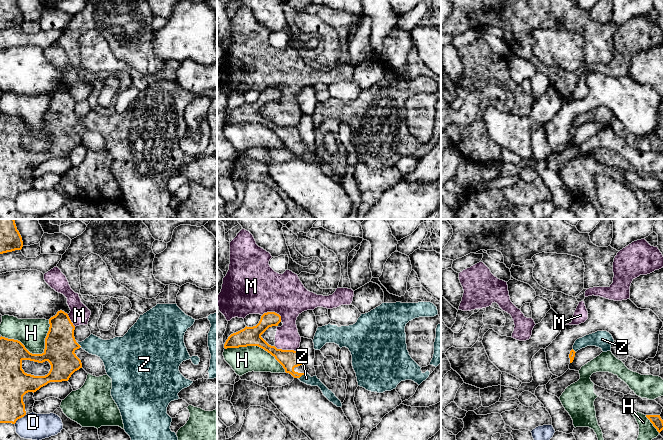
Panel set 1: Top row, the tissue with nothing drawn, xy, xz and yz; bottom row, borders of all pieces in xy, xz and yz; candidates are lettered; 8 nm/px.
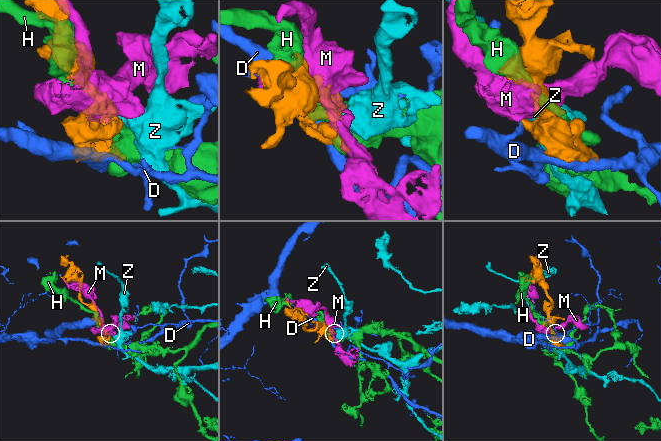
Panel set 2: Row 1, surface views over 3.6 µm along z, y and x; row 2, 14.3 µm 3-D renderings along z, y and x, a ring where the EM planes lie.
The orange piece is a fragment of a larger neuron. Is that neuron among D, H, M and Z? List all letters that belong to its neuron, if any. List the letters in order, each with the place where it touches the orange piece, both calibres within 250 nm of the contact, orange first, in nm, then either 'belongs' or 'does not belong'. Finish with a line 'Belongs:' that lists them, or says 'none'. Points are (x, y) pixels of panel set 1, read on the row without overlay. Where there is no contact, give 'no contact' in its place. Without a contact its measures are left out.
D: xy (19, 194) | 200/220 nm | does not belong
H: xy (37, 130) | 260/220 nm | does not belong
M: xz (273, 88) | 140/420 nm | does not belong
Z: xz (301, 151) | 160/80 nm | belongs
Belongs: Z

